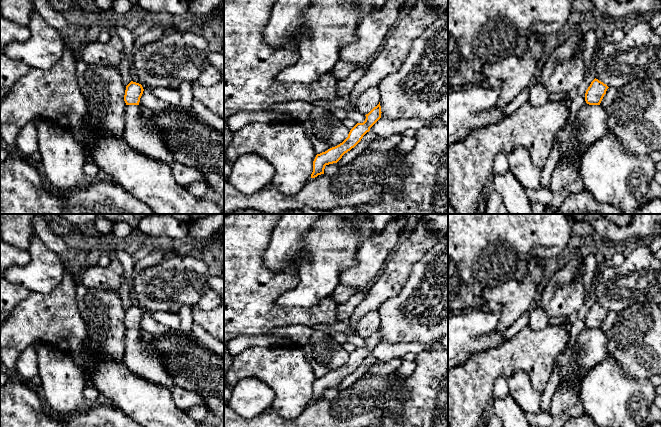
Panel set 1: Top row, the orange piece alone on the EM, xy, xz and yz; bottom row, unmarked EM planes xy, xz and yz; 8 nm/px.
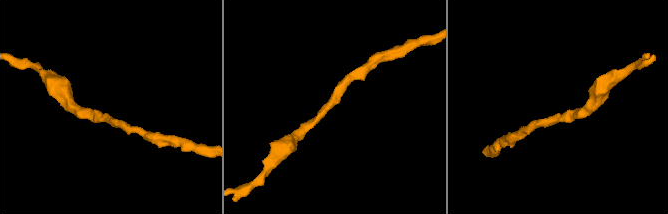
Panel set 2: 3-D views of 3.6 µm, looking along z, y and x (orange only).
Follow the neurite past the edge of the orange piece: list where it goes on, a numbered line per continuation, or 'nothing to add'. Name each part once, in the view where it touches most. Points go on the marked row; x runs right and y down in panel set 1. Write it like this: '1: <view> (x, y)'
nothing to add

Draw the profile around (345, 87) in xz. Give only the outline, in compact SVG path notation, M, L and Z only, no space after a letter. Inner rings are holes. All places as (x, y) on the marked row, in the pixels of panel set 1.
M366 64L360 65L354 71L352 71L346 79L338 81L337 84L338 97L341 98L350 95L357 81L360 80L366 73L366 69L367 69Z

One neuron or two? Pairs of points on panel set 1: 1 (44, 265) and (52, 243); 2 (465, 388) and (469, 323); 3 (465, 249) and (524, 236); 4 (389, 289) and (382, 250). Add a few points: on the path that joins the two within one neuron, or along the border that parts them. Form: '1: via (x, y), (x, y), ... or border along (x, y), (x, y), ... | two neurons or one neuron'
1: border along (34, 234), (60, 255) | two neurons
2: border along (488, 348), (473, 354), (458, 366) | two neurons
3: via (480, 234), (509, 234) | one neuron
4: border along (397, 247), (386, 260) | two neurons

